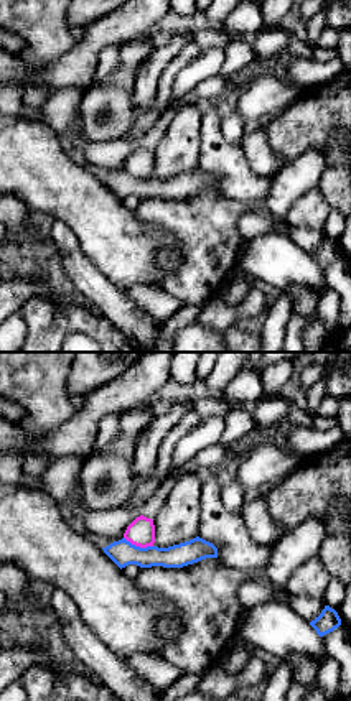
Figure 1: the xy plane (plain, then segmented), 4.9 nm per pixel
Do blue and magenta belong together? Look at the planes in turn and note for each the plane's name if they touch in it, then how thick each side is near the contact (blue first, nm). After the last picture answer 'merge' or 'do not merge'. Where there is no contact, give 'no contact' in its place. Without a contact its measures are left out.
xy | 120/140 nm

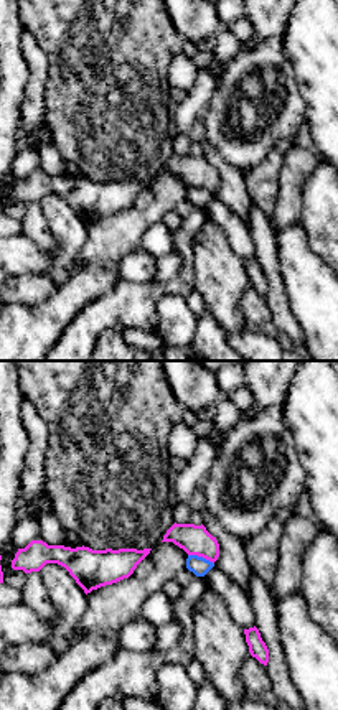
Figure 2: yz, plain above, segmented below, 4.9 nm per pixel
yz | 90/140 nm

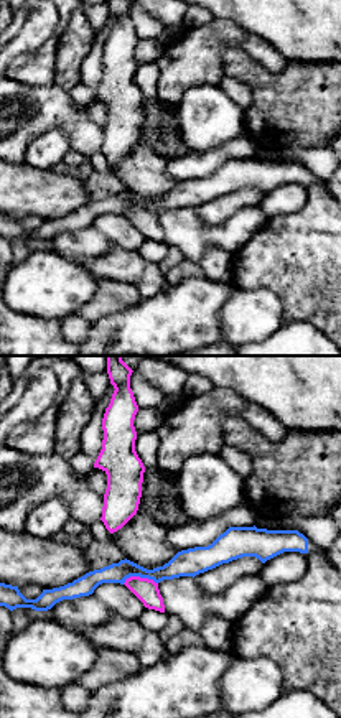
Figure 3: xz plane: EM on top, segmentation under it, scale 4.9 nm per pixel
xz | 130/110 nm

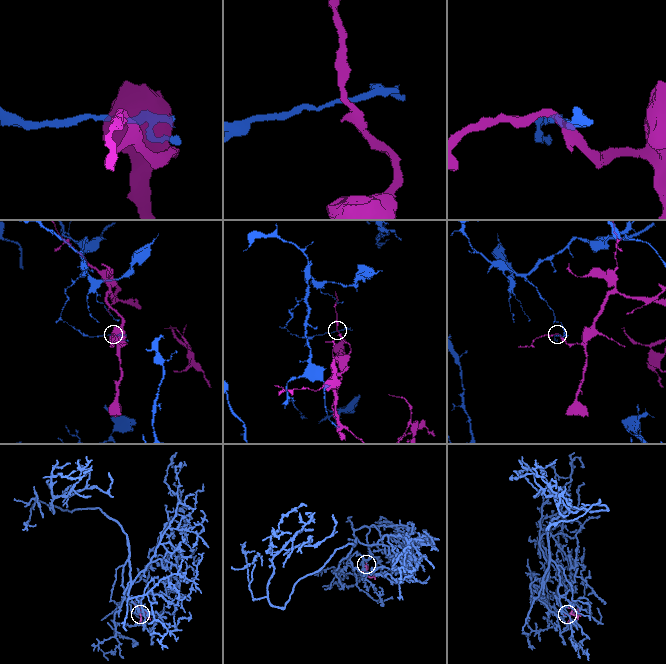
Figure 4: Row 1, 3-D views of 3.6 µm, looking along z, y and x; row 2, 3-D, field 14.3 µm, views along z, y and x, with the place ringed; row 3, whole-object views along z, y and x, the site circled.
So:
do not merge

